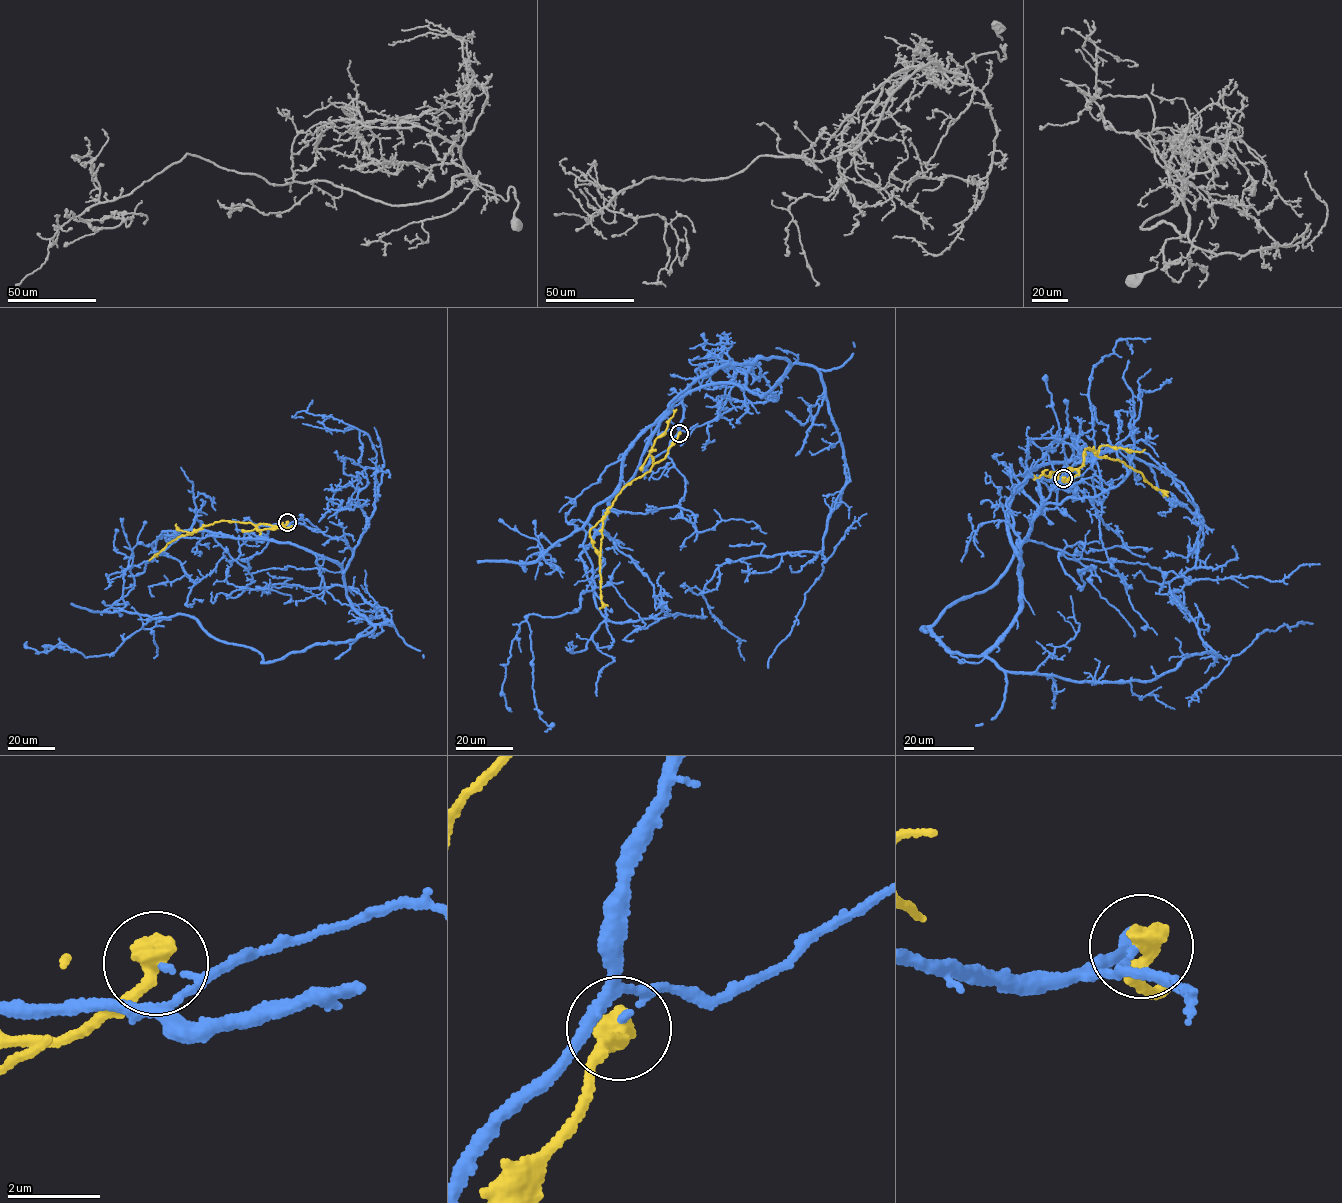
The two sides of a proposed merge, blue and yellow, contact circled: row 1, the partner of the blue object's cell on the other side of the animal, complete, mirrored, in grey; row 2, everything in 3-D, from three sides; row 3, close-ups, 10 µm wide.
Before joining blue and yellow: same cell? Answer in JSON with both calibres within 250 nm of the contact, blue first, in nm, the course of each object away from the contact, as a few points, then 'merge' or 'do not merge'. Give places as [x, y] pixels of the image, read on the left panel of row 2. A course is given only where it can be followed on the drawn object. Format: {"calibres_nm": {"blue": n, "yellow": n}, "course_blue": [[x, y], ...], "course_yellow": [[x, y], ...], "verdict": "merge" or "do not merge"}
{"calibres_nm": {"blue": 80, "yellow": 550}, "course_blue": [[287, 523], [349, 546], [346, 597], [369, 633], [262, 663], [177, 614], [110, 654], [42, 646]], "course_yellow": [[287, 522], [282, 526], [222, 520], [181, 535], [149, 560]], "verdict": "do not merge"}

